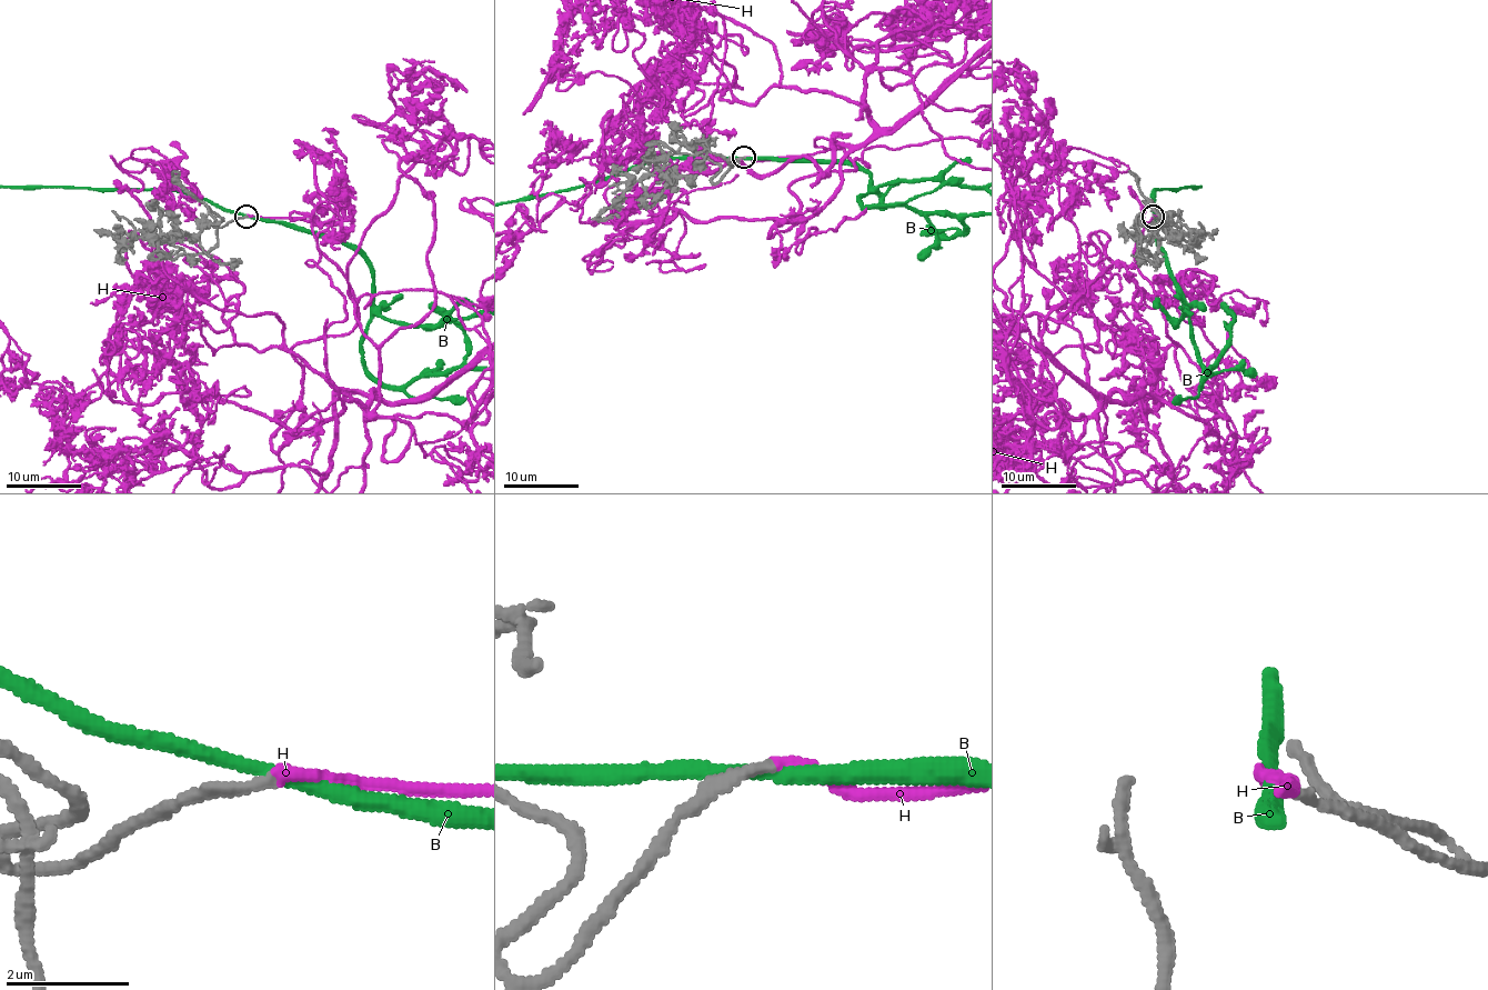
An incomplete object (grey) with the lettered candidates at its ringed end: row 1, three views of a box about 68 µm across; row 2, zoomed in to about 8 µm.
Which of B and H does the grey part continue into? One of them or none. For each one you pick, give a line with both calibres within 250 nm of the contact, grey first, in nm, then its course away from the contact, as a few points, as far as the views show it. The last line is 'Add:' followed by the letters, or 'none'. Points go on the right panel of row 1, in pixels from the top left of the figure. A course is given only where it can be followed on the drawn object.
H: 190/190 nm | via (1153, 217), (1138, 271), (1215, 394), (1215, 417), (1147, 392), (1095, 394), (997, 304)
Add: H

